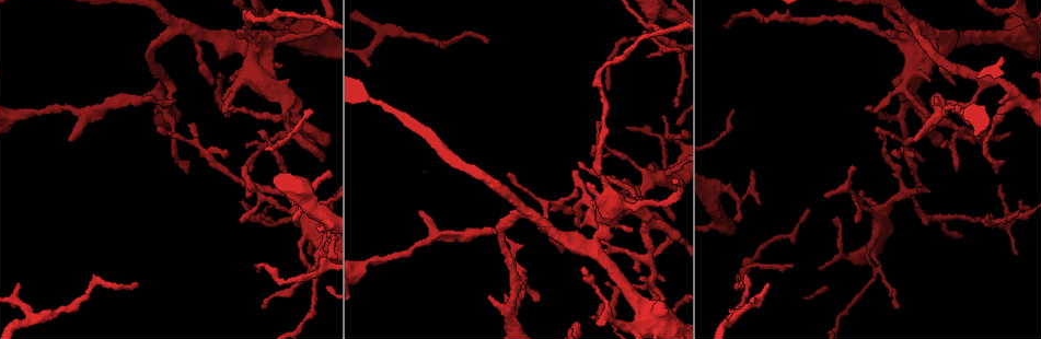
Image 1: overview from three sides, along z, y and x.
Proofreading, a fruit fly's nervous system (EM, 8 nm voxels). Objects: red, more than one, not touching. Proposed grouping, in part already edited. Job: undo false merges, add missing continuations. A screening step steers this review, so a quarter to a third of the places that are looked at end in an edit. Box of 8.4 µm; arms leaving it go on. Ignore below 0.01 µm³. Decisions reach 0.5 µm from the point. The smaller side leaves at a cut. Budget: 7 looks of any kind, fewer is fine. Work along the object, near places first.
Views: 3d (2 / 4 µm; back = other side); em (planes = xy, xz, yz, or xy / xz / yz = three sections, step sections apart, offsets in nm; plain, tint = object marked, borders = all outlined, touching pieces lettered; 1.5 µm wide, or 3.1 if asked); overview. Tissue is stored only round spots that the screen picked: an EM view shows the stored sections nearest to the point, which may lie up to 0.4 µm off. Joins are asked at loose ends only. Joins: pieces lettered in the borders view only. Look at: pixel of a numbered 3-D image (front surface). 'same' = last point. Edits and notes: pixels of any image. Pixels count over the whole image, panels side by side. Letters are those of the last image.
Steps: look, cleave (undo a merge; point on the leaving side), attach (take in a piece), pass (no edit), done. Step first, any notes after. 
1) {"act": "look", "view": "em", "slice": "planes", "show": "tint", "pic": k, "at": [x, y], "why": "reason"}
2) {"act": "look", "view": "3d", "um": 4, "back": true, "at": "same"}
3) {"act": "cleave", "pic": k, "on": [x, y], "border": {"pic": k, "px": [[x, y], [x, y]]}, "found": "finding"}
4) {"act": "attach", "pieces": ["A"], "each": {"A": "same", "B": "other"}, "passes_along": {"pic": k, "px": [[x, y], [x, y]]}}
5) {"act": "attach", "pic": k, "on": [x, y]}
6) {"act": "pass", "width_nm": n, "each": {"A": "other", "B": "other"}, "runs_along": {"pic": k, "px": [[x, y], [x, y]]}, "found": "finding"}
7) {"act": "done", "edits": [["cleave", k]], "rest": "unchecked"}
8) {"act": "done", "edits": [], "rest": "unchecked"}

{"act": "look", "view": "3d", "um": 4, "back": true, "pic": 1, "at": [311, 252], "why": "tapers out"}

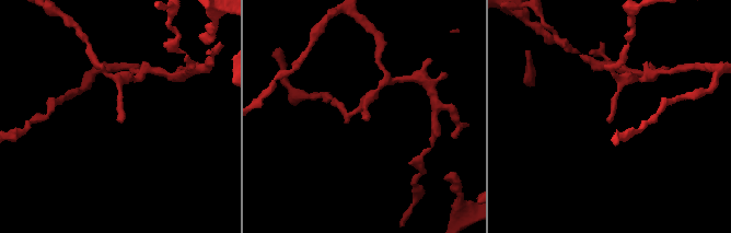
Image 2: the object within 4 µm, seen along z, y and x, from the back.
{"act": "look", "view": "em", "slice": "yz", "step": 4, "show": "borders", "pic": 2, "at": [123, 122], "why": "now the EM"}

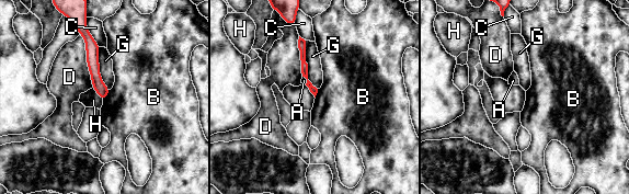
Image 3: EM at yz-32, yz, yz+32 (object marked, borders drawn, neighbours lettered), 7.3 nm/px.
{"act": "look", "view": "em", "slice": "xz", "step": 8, "show": "borders", "at": "same"}

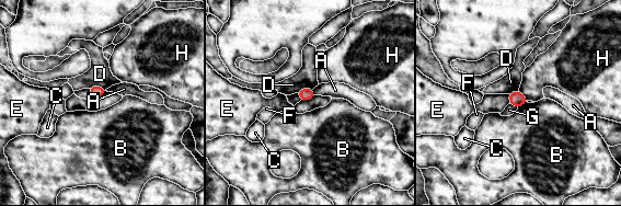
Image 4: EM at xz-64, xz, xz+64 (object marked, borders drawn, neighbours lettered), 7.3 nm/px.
{"act": "pass", "each": {"A": "other", "B": "other", "C": "other", "D": "other", "E": "other", "F": "other", "G": "other", "H": "other"}, "border": {"pic": 4, "px": [[507, 94], [509, 103]]}, "found": "none of them fits"}

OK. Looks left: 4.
{"act": "look", "view": "3d", "um": 4, "pic": 1, "at": [998, 171], "why": "tapers out"}

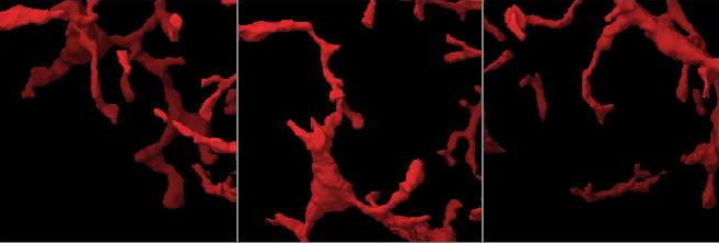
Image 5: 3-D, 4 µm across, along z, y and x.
{"act": "look", "view": "em", "slice": "yz", "step": 8, "show": "plain", "pic": 5, "at": [600, 123], "why": "need the tissue"}

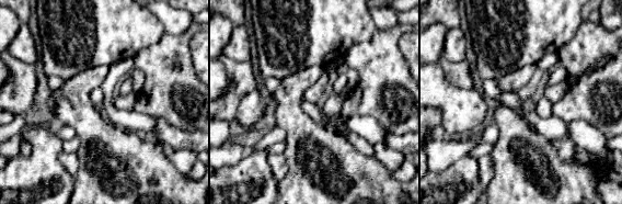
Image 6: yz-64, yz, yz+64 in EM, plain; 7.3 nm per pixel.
{"act": "look", "view": "em", "slice": "yz", "step": 8, "show": "borders", "at": "same"}

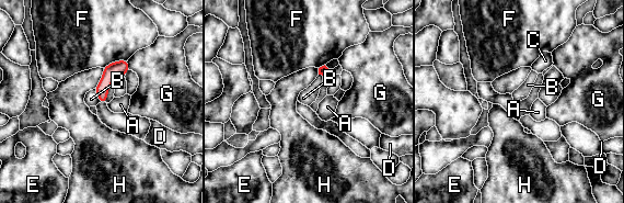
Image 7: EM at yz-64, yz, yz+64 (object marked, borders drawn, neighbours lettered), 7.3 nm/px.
{"act": "pass", "each": {"A": "other", "B": "other", "C": "other", "D": "other", "E": "other", "F": "other", "G": "other", "H": "other"}, "runs_along": {"pic": 7, "px": [[125, 63], [104, 83], [102, 100]]}, "found": "no lettered piece goes on from it"}

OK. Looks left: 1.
{"act": "done", "edits": [], "rest": "unchecked"}

